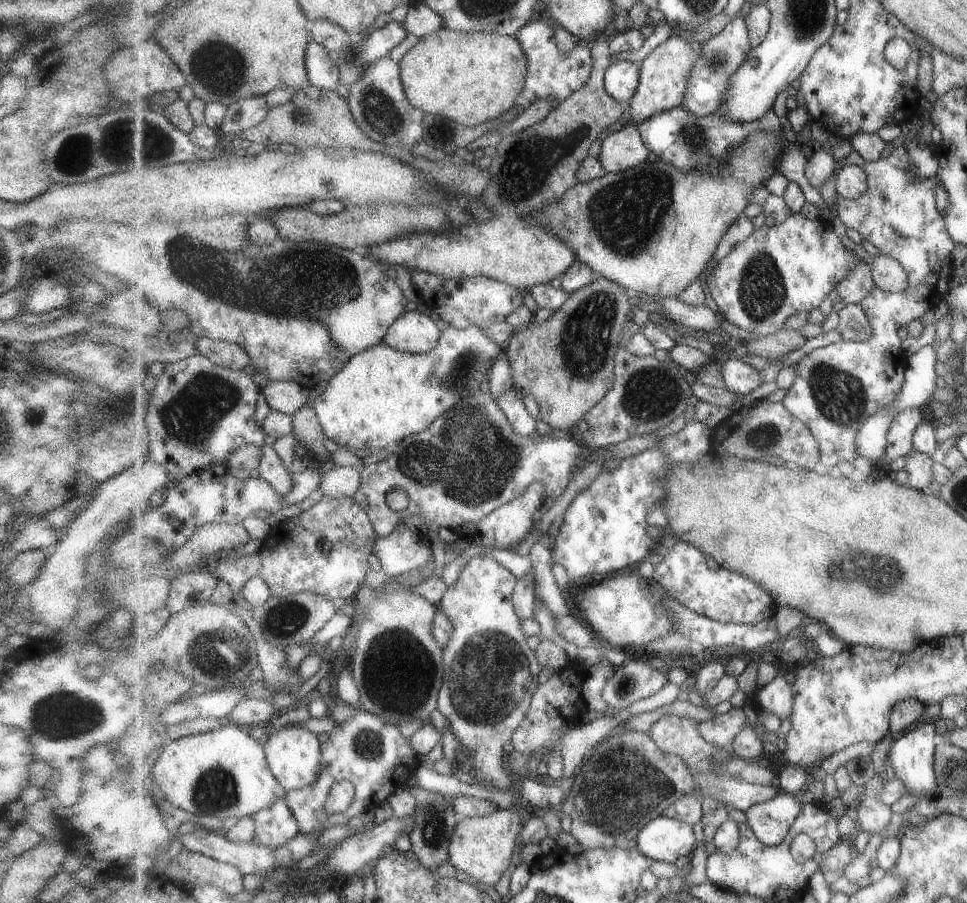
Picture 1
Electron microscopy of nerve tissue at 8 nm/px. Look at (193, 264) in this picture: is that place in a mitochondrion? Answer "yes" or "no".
yes

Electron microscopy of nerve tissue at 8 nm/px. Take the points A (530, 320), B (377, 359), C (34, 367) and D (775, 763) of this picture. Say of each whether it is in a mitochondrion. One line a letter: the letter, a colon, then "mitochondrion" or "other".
A: other
B: other
C: other
D: other

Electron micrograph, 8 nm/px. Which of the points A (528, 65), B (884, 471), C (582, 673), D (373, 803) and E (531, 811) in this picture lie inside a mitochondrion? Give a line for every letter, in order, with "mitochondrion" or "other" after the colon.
A: other
B: other
C: other
D: other
E: other

